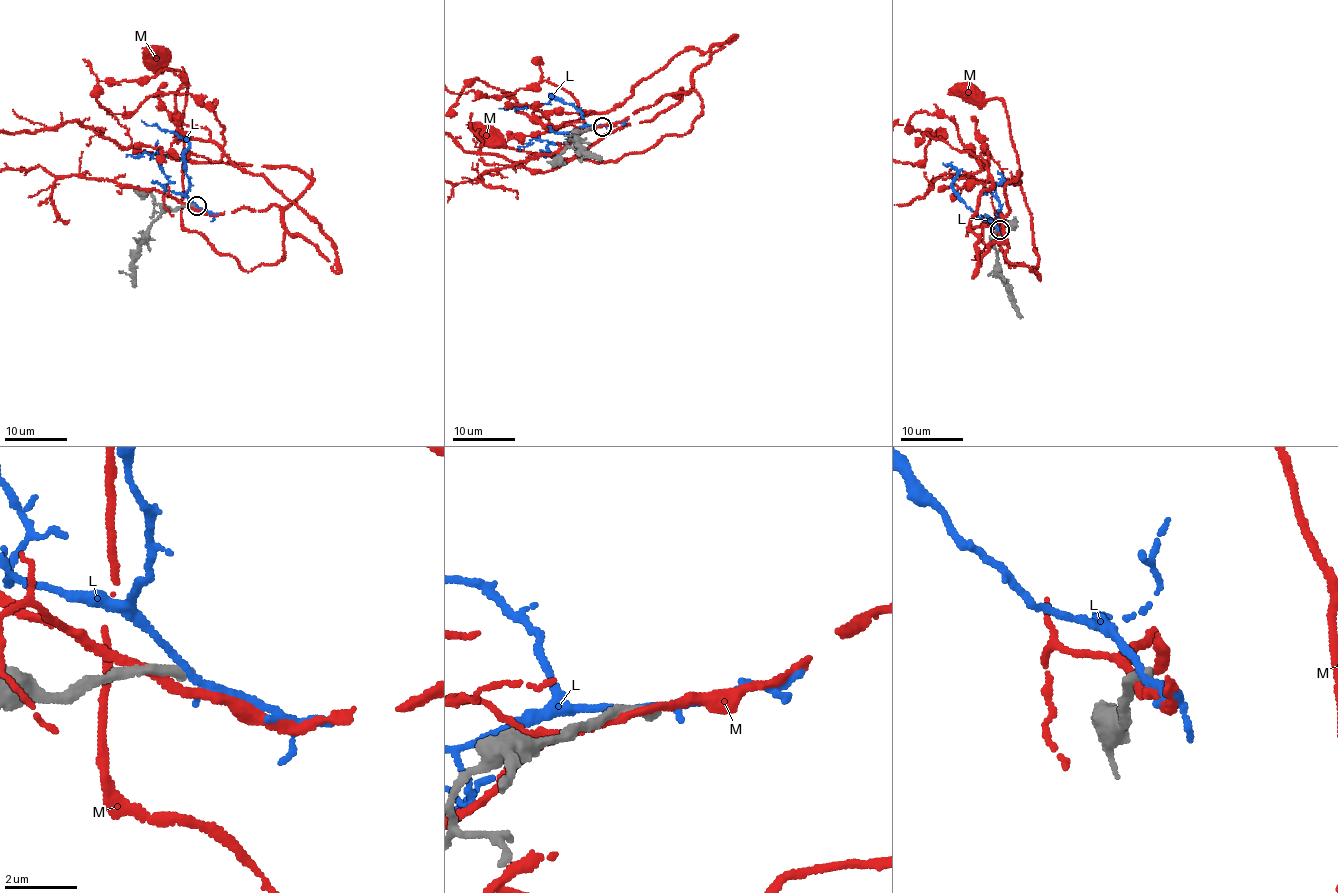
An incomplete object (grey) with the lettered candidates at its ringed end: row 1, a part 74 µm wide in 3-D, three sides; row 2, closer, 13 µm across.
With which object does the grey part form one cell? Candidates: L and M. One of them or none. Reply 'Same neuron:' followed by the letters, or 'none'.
Same neuron: none

